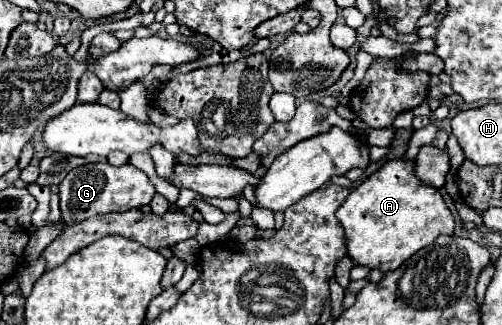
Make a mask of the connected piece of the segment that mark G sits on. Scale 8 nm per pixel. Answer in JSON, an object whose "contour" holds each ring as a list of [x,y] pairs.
{"contour":[[[109,163],[83,165],[77,169],[71,169],[71,173],[59,185],[61,219],[65,225],[75,225],[97,215],[141,209],[143,205],[151,203],[153,195],[155,195],[155,187],[149,181],[149,177],[141,169],[133,167],[131,163],[121,167],[113,167]]]}

